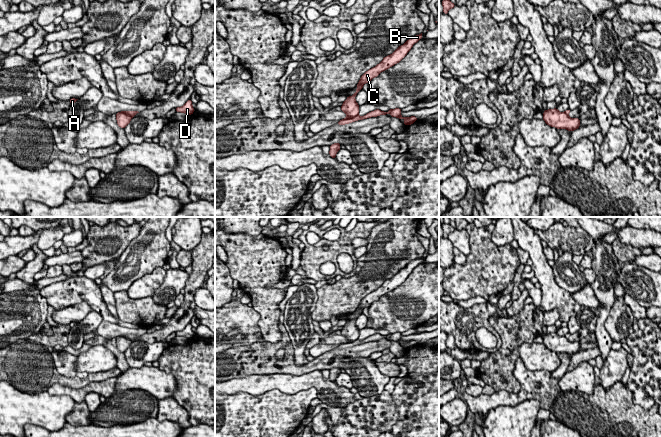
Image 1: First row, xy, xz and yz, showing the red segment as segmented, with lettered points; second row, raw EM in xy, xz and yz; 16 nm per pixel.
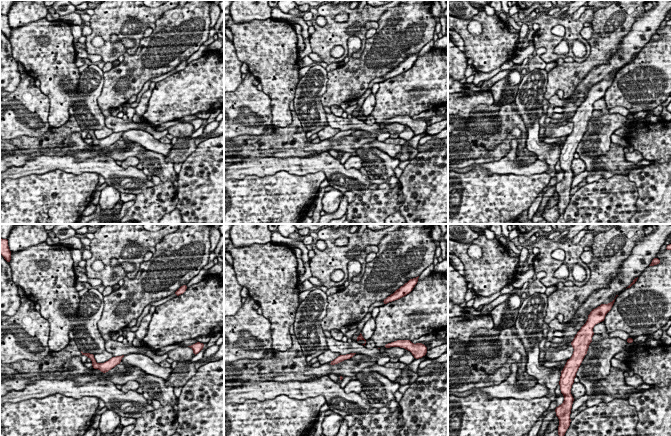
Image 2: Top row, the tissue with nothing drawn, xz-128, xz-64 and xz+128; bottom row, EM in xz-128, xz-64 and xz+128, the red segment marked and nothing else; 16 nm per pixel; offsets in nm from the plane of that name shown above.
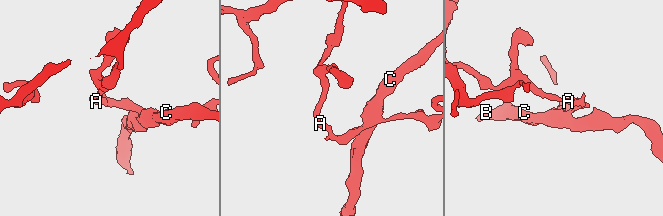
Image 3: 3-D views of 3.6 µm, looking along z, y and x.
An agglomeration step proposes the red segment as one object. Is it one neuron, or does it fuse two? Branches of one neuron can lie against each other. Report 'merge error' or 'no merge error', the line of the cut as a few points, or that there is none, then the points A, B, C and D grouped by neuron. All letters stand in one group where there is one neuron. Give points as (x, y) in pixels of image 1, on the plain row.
merge error; cut xz (357, 338), (342, 344); groups A D / B C

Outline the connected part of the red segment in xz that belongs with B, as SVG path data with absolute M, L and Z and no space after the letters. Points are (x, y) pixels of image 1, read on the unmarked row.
M423 256L419 259L416 259L409 264L407 264L403 269L399 270L391 279L388 279L383 282L383 284L377 288L375 291L366 295L360 302L357 308L357 314L352 320L348 320L347 323L343 326L341 330L341 335L343 335L347 341L344 343L351 343L358 339L359 329L355 324L357 317L362 314L365 307L370 307L370 305L377 301L381 296L389 293L394 290L396 287L399 287L411 274L413 269L421 264Z

